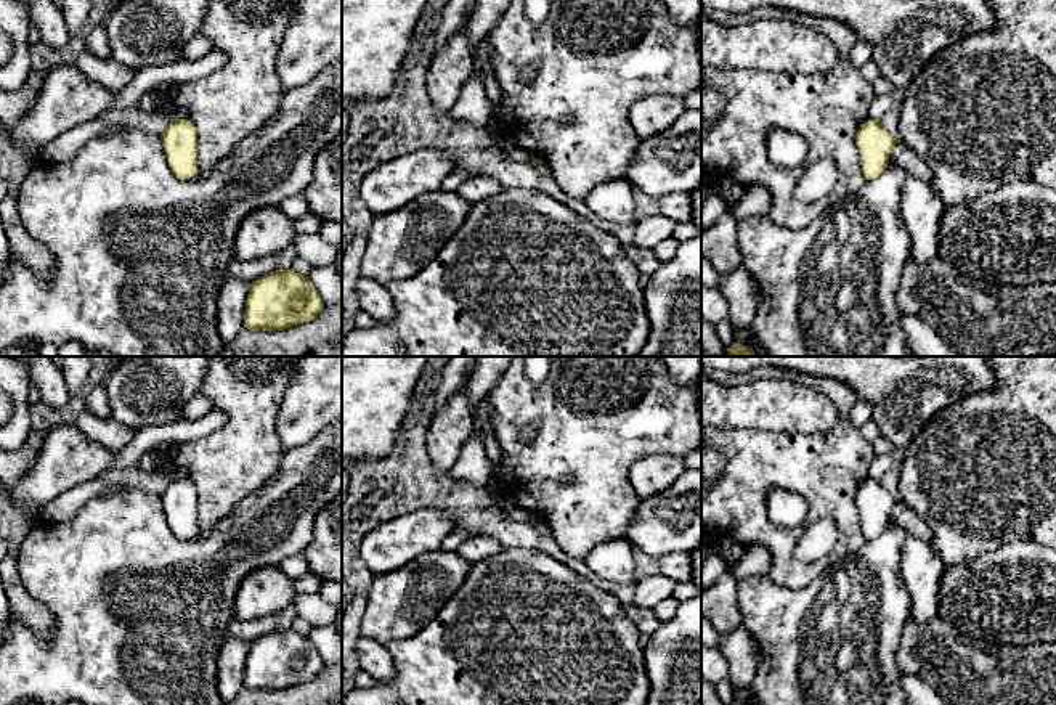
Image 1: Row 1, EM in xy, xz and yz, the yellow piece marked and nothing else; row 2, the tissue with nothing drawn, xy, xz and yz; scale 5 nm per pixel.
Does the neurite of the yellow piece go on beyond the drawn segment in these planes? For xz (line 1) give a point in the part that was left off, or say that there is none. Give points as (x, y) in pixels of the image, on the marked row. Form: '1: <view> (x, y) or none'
1: none

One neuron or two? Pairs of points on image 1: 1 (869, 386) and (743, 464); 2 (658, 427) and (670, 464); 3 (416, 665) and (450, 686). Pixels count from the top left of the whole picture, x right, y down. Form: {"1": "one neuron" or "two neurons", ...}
{"1": "two neurons", "2": "two neurons", "3": "one neuron"}

